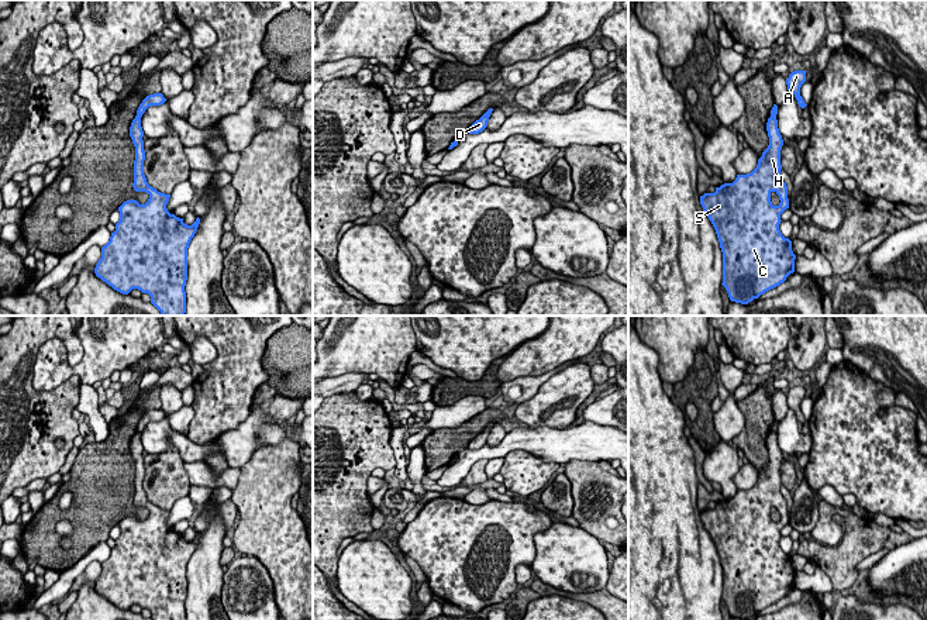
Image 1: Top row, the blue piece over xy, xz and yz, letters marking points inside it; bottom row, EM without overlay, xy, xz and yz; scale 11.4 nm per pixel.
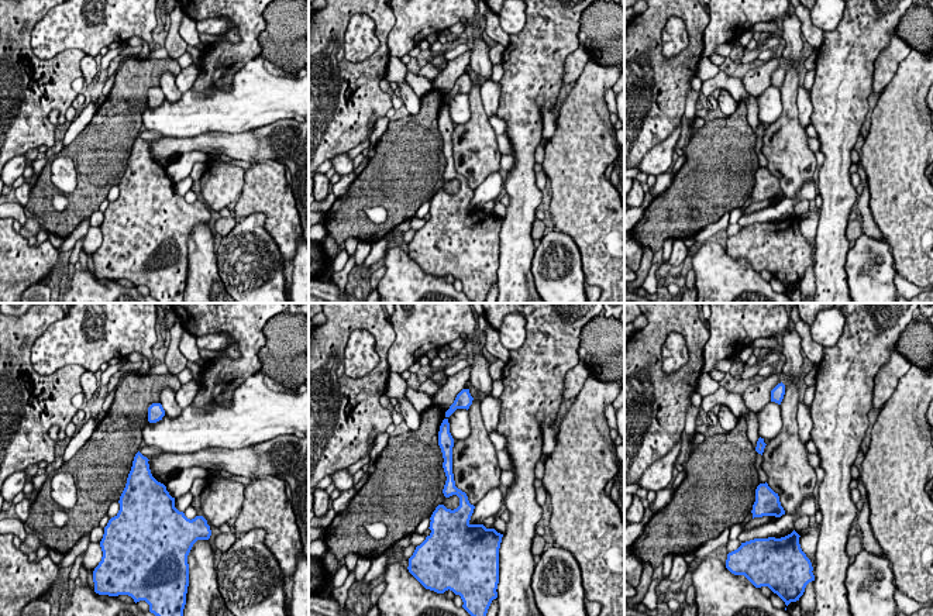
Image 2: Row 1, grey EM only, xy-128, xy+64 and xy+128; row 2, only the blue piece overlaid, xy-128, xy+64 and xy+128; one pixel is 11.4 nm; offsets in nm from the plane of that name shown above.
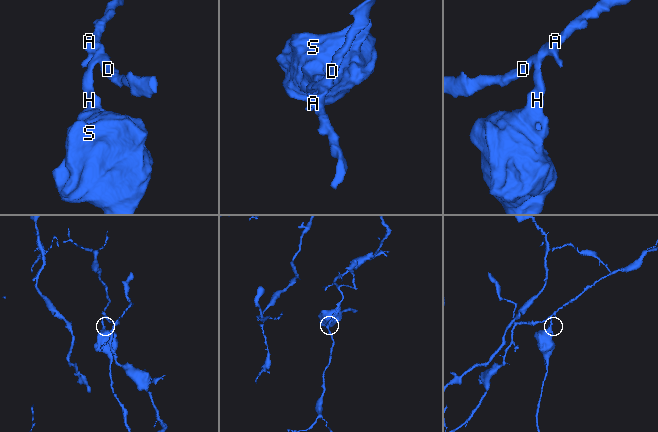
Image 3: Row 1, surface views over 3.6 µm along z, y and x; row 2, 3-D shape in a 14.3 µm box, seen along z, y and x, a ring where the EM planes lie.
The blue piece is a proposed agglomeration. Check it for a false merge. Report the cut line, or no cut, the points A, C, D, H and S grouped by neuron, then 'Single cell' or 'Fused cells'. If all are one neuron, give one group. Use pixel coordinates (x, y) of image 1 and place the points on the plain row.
Split along xy (137, 430), (140, 433). Groups: A D / C H S. Fused cells

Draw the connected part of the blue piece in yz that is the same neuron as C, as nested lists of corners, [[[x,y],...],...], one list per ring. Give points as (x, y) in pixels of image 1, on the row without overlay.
[[[776,431],[766,438],[769,461],[758,475],[757,483],[737,490],[733,499],[716,503],[714,509],[700,512],[703,527],[711,537],[723,568],[723,602],[731,617],[748,620],[765,607],[779,602],[795,588],[796,571],[792,557],[779,545],[780,530],[789,524],[788,502],[780,493],[780,465],[783,461]]]

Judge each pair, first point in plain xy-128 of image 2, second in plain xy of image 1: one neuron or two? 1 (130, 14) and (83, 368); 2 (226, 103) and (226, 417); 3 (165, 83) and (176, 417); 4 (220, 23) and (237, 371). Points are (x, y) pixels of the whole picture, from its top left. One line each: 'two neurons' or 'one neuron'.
1: one neuron
2: two neurons
3: two neurons
4: two neurons

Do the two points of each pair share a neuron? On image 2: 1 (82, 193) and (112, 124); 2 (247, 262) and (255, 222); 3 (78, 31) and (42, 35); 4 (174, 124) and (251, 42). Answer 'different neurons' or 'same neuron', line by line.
1: same neuron
2: same neuron
3: same neuron
4: different neurons

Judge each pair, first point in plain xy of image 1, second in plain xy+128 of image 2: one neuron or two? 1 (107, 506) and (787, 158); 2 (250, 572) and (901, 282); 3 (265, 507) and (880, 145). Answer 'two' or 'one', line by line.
1: two
2: two
3: one

